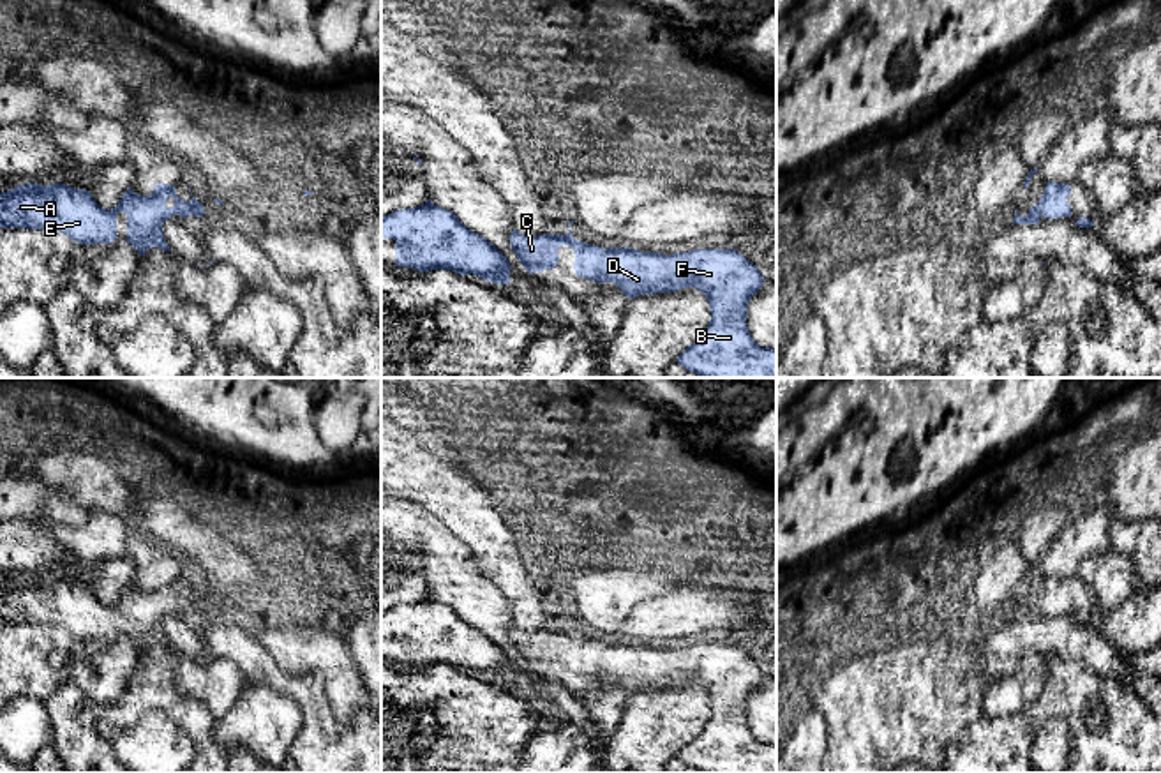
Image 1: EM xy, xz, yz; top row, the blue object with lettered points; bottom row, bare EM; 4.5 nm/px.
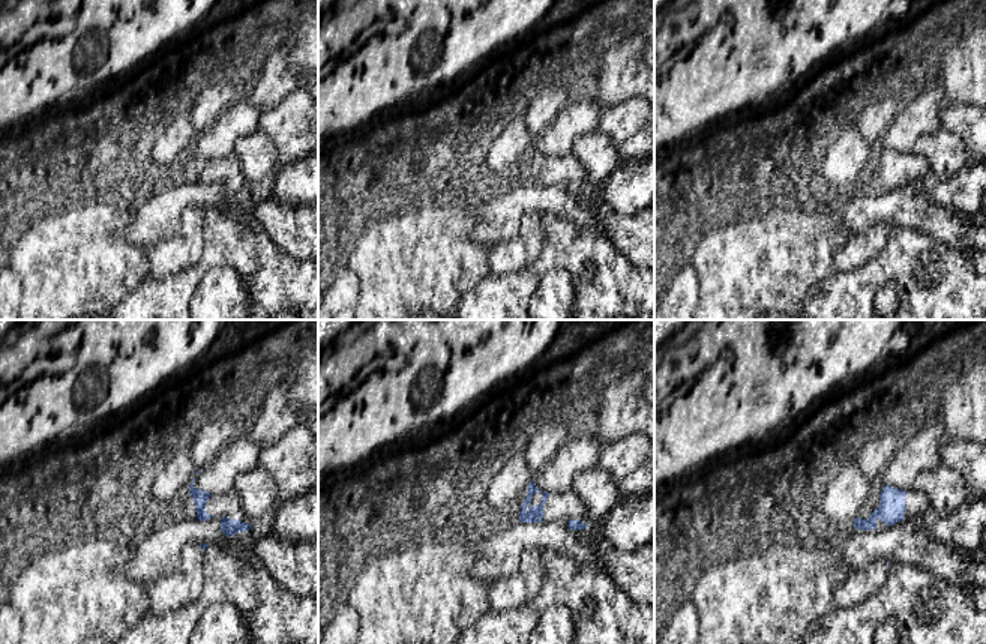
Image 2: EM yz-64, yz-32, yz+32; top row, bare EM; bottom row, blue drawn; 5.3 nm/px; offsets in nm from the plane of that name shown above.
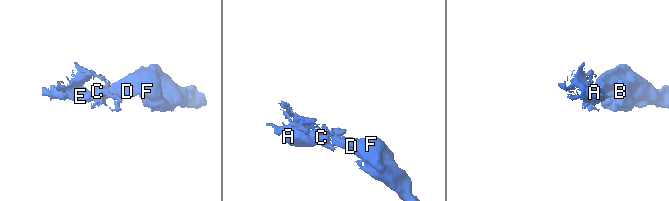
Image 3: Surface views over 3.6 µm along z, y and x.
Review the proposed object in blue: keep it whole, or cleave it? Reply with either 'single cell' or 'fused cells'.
single cell

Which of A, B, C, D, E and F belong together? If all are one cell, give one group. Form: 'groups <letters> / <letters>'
groups A B C D E F

